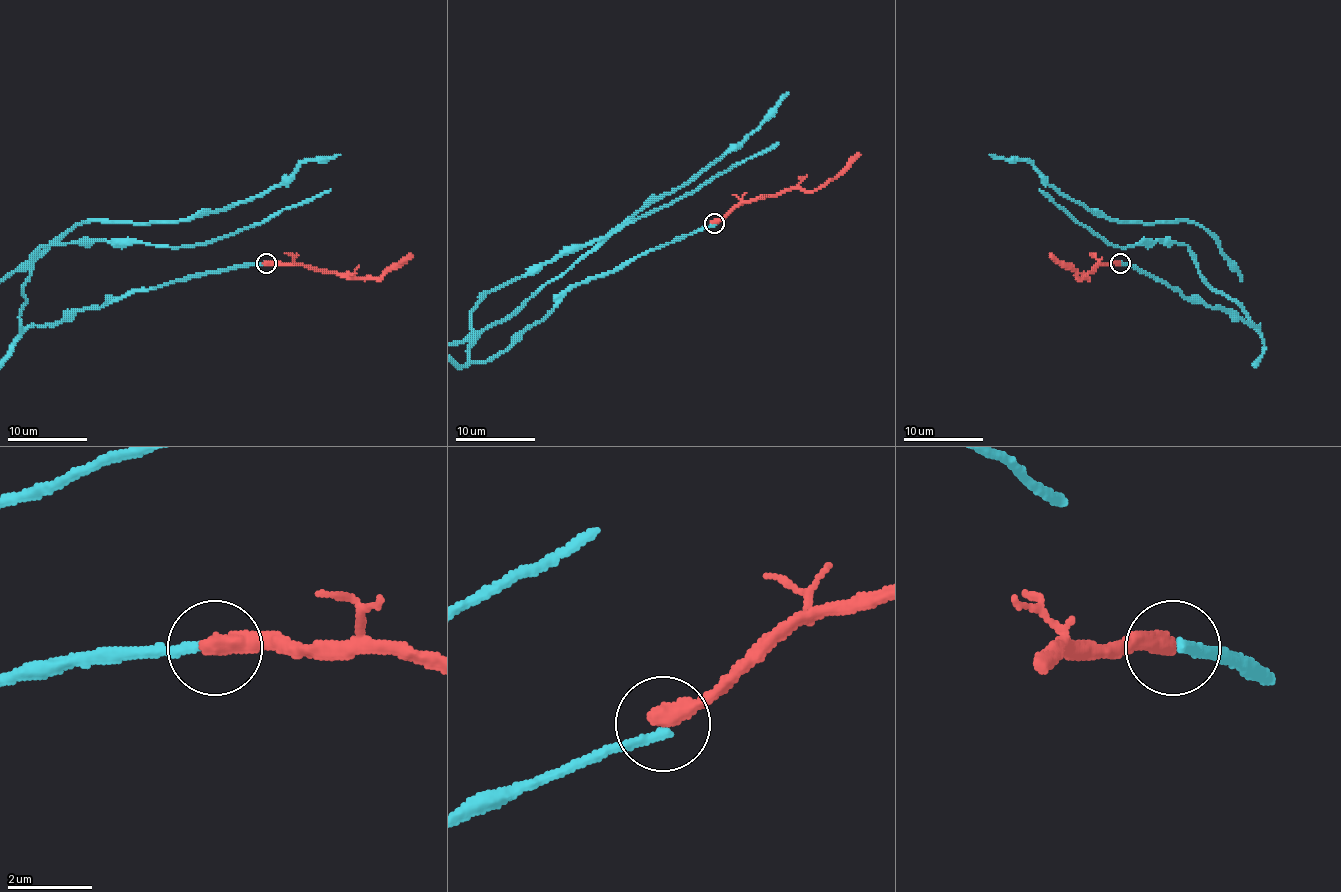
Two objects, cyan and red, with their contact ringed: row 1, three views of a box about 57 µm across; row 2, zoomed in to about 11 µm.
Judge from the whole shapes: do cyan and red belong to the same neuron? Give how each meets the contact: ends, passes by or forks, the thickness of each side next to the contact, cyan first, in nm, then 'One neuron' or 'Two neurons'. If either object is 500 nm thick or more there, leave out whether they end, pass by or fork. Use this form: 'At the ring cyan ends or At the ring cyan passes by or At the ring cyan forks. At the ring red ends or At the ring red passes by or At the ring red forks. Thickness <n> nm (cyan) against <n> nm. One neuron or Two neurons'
At the ring cyan ends. At the ring red ends. Thickness 240 nm (cyan) against 480 nm. Two neurons

